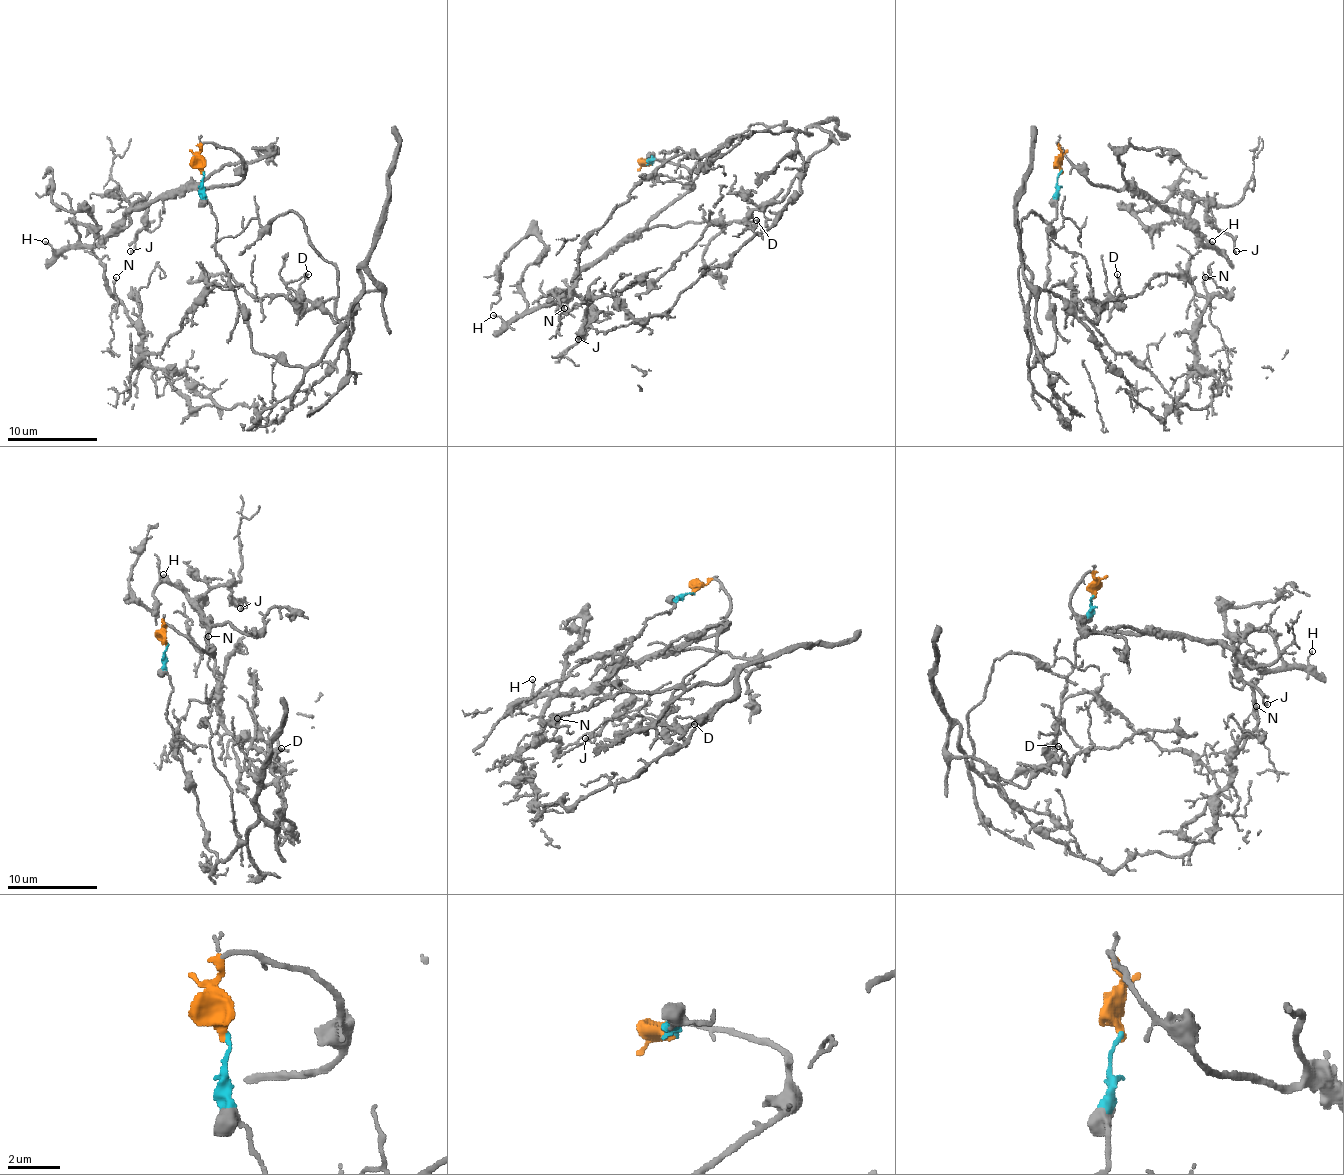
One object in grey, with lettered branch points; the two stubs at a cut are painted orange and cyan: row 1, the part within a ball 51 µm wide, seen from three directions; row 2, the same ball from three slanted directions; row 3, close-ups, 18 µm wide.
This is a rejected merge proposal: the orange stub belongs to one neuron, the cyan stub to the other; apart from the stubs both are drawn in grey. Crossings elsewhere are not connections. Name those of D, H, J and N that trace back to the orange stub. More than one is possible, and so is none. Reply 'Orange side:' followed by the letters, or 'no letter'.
Orange side: H, J

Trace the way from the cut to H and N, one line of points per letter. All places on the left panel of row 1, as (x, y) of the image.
H: (201, 171), (203, 143), (242, 162), (233, 184), (176, 189), (138, 204), (93, 245), (56, 250), (45, 241)
N: (203, 171), (255, 351), (312, 367), (382, 286), (332, 367), (224, 408), (115, 277)

